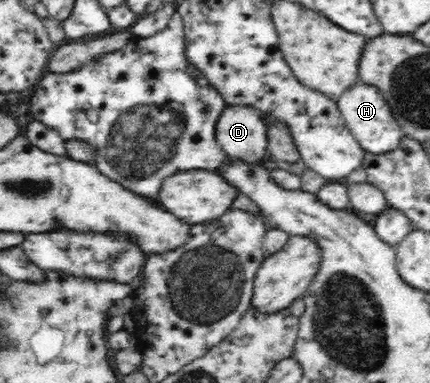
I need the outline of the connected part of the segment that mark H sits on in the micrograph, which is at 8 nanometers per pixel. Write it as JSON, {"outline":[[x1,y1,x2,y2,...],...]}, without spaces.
{"outline":[[363,82,353,84,341,94,336,104,341,112,341,117,345,119,346,126,365,151,377,154,393,151,404,136,387,100,381,90,373,84]]}

